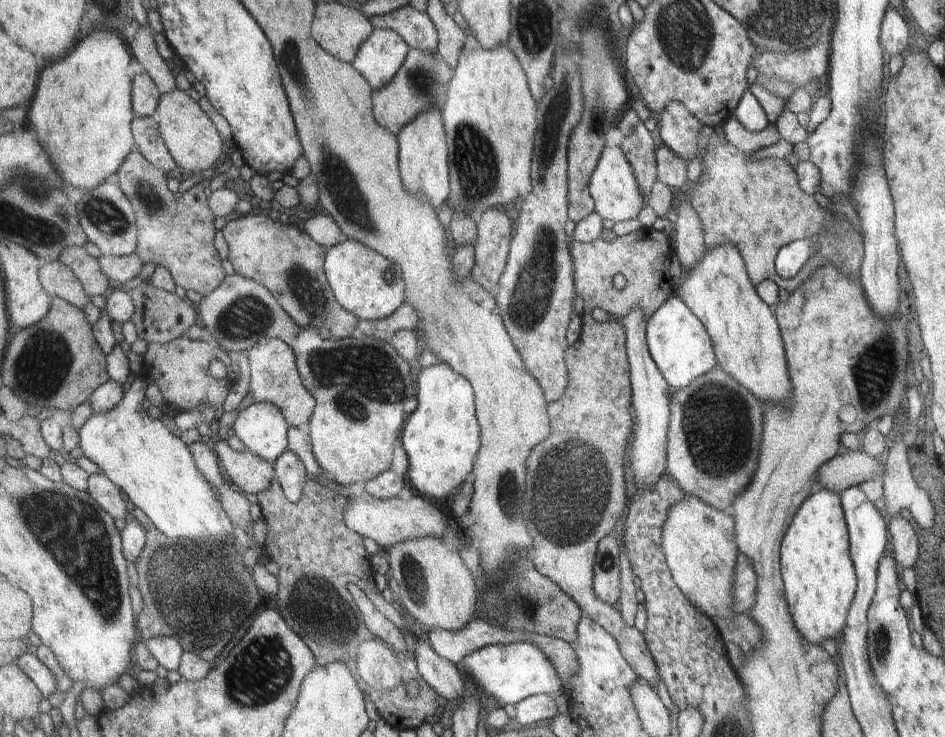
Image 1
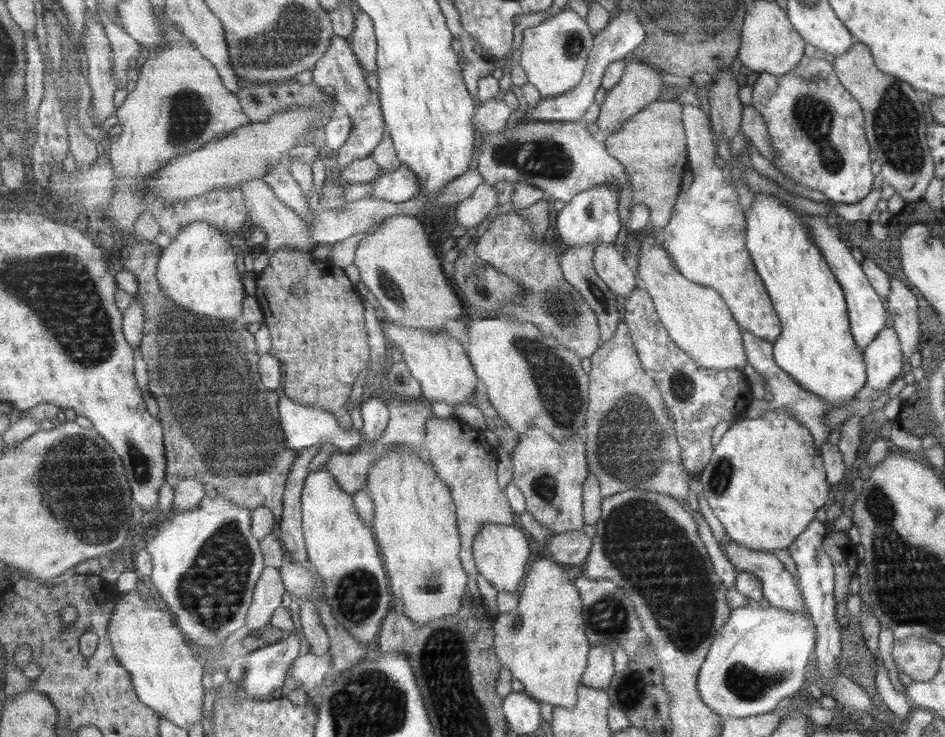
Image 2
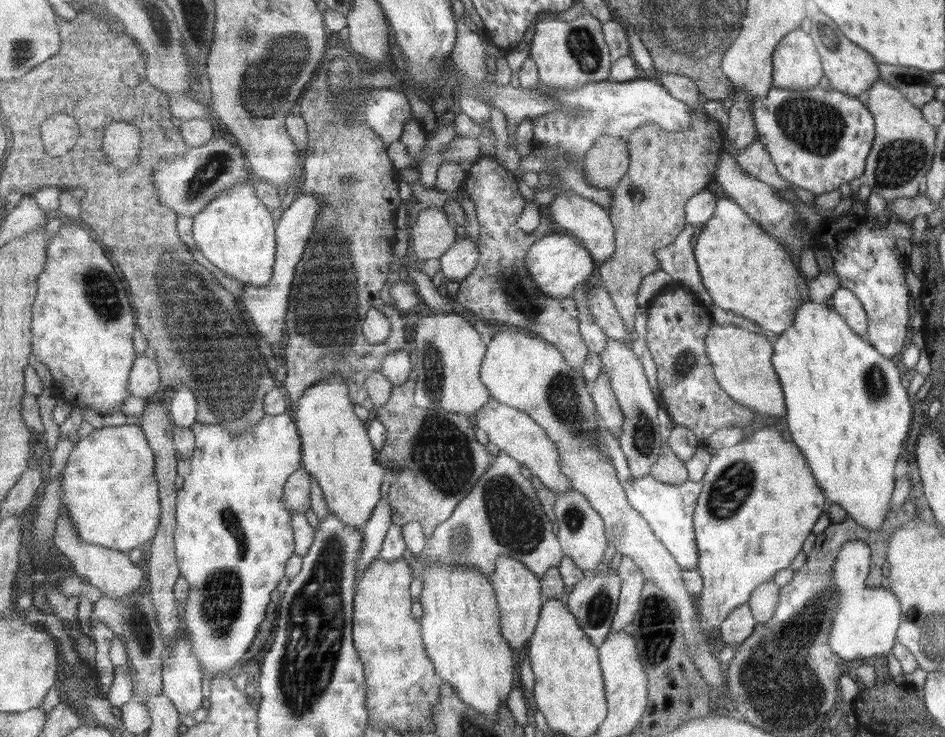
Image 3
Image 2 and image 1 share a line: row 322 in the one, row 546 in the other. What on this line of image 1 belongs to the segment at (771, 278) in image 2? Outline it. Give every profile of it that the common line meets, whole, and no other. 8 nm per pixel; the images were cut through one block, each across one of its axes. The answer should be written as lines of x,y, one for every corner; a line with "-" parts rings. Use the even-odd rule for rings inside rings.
818,487
798,506
798,509
795,511
795,514
793,515
793,518
791,519
791,522
789,523
789,526
787,527
783,538
781,539
781,544
779,545
778,550
780,577
784,590
784,599
791,620
793,621
793,626
809,644
821,647
821,642
825,642
825,640
833,640
835,644
837,644
837,642
839,642
839,639
841,638
842,630
845,626
846,612
849,608
849,605
851,604
851,599
854,597
854,592
856,589
856,576
854,573
854,568
850,559
848,548
848,532
846,529
846,524
844,521
839,497
833,491
828,491
827,489

